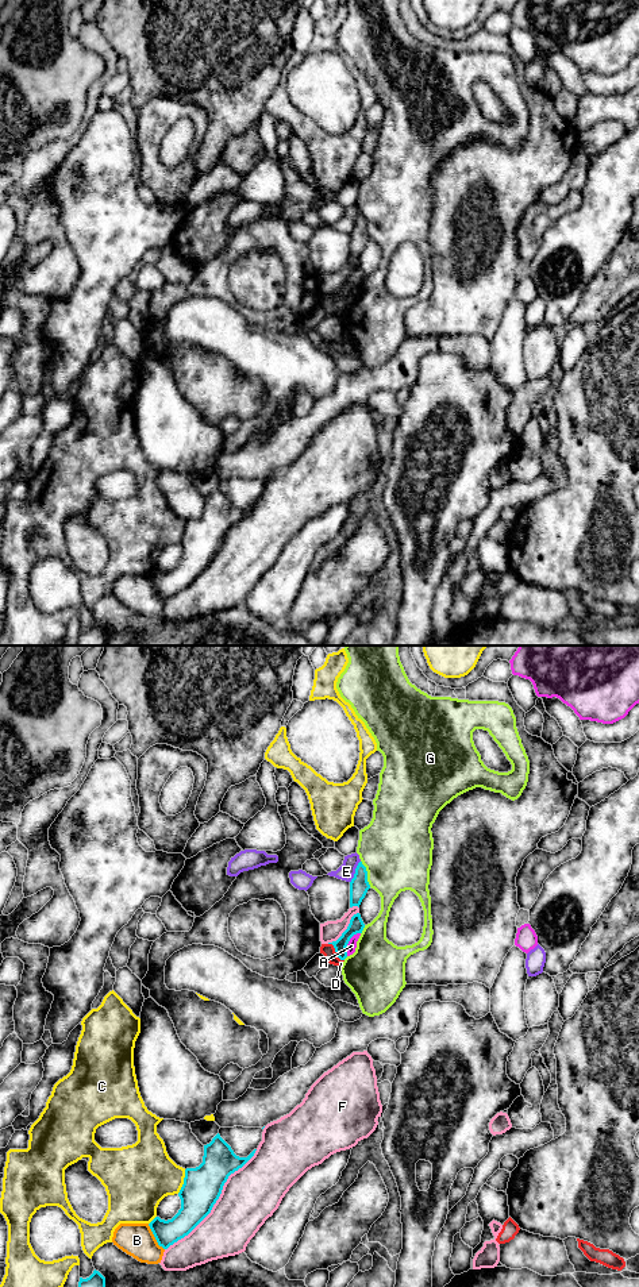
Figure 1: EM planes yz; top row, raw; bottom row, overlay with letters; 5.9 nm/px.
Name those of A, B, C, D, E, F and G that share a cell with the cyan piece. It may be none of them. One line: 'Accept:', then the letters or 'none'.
Accept: none

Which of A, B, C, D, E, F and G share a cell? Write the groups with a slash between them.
A / B / C / D / E / F / G

